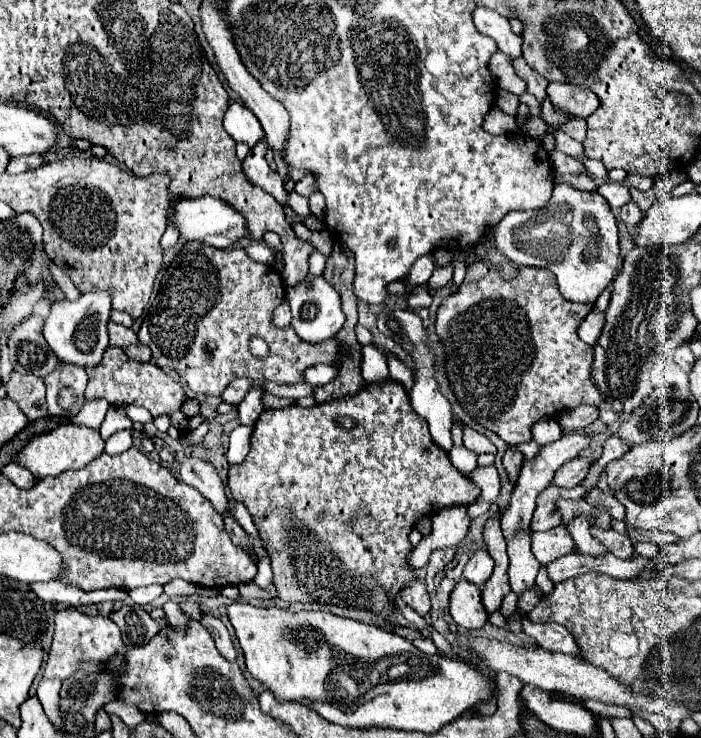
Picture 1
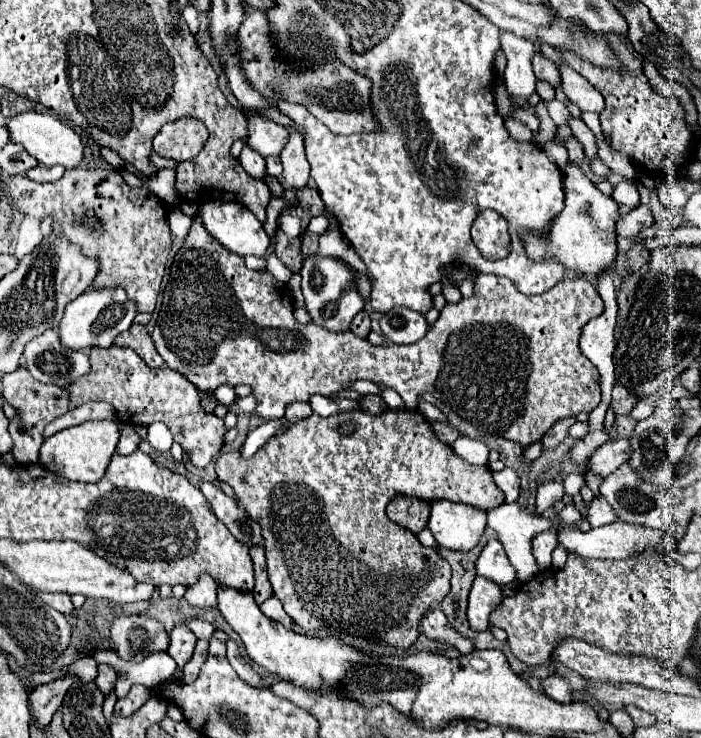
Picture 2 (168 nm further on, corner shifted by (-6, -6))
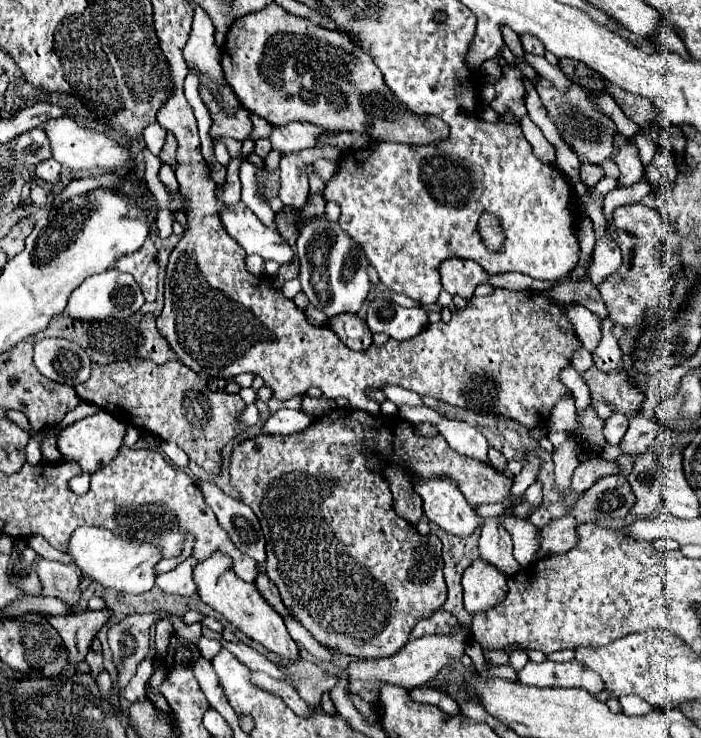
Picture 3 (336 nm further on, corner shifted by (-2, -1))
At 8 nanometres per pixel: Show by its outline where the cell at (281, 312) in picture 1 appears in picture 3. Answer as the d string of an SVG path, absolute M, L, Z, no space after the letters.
M310 305L308 309L304 309L304 313L306 313L308 323L312 323L312 325L326 325L328 323L328 317L320 309L316 309L314 305Z

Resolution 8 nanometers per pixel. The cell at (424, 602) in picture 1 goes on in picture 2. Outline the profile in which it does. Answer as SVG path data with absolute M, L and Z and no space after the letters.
M434 608L434 610L428 610L424 616L422 616L422 622L420 622L420 630L430 638L430 640L440 640L440 642L448 642L450 646L458 648L460 654L468 654L474 650L472 642L466 640L464 636L460 636L446 620L444 612L440 608Z

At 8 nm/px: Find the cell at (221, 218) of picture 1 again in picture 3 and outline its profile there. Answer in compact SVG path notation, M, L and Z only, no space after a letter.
M240 201L220 211L222 225L230 237L248 253L256 253L266 261L272 259L280 265L294 259L294 249L280 237L278 231L260 223L260 219Z

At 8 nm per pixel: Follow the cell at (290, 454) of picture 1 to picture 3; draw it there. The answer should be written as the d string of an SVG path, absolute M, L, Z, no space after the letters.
M334 409L334 411L330 411L330 413L326 413L326 415L322 415L322 417L318 417L308 429L304 429L302 433L294 433L294 435L256 435L254 439L248 439L248 441L244 441L244 443L240 443L240 445L236 445L234 447L234 451L232 451L232 465L230 465L230 475L232 475L232 485L240 491L240 499L242 499L242 503L246 503L254 513L256 513L256 517L260 519L260 525L262 525L262 531L264 531L264 537L266 537L266 553L268 553L268 557L266 557L266 575L274 581L274 585L278 587L278 591L280 591L280 595L282 595L282 601L284 601L284 605L290 609L290 613L312 633L312 637L320 643L320 645L324 645L324 647L328 647L328 649L334 649L334 651L340 651L340 653L344 653L344 655L352 655L352 657L362 657L362 659L380 659L380 657L390 657L390 655L394 655L394 653L398 653L406 643L408 643L408 635L410 635L410 631L414 629L414 625L418 623L418 621L422 621L422 619L426 619L426 617L430 617L434 611L438 611L442 605L444 605L444 601L446 601L446 583L444 583L444 575L442 575L442 567L444 567L444 563L442 563L442 543L440 543L440 539L434 535L434 533L430 533L428 537L426 535L420 535L418 531L416 531L416 527L414 525L410 525L405 519L398 517L398 513L394 511L394 507L392 507L392 493L390 493L390 487L388 487L388 481L384 479L384 475L382 473L372 473L368 467L366 467L366 451L376 451L378 455L382 455L382 457L388 457L392 463L400 463L402 467L406 467L406 471L410 471L412 475L416 475L416 477L452 477L456 483L458 483L458 487L460 487L460 491L462 491L462 495L466 497L466 501L470 503L470 505L482 505L482 503L504 503L506 505L506 509L508 509L508 513L512 515L512 507L514 505L518 505L518 499L516 501L508 501L510 499L510 489L512 489L512 479L508 479L504 473L500 473L500 471L496 471L494 467L488 467L488 465L484 465L484 463L480 463L480 461L474 461L474 459L470 459L470 457L464 457L464 455L460 455L460 453L456 453L454 449L450 449L450 445L446 443L446 439L444 437L434 437L434 439L424 439L424 437L418 437L418 435L414 435L414 429L412 429L412 425L408 423L408 421L404 421L404 419L400 419L400 417L384 417L384 415L378 415L378 417L372 417L372 415L368 415L368 413L364 413L364 411L356 411L356 409Z

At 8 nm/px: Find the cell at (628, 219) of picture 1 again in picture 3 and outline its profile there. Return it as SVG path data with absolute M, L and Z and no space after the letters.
M642 203L618 207L614 211L612 223L616 229L616 241L622 251L622 263L612 275L608 275L598 285L598 291L606 305L608 317L616 325L630 329L644 323L646 313L650 309L662 309L672 301L672 293L676 285L672 277L676 271L662 267L662 257L666 251L678 253L682 247L682 237L678 235L676 225L666 221L658 213L658 209L650 209Z

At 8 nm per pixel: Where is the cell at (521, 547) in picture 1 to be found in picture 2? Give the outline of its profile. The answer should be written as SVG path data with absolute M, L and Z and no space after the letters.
M554 480L554 482L548 482L548 484L542 484L538 488L538 494L536 494L536 516L540 518L542 512L546 508L550 508L554 502L558 502L560 498L564 496L564 486L562 486L562 480Z

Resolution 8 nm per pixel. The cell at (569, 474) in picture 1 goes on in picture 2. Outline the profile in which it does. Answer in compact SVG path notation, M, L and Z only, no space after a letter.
M620 438L620 440L608 440L606 444L598 446L594 450L594 454L590 456L588 462L588 474L606 478L608 474L612 474L620 464L624 464L630 458L630 444L628 438Z

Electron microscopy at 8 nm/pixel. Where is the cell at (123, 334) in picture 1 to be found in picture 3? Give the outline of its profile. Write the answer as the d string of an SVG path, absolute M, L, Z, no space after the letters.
M140 311L130 317L124 317L122 321L118 321L116 317L110 317L110 321L90 321L90 325L86 325L84 321L70 321L70 317L66 317L66 313L60 313L58 317L54 317L54 321L50 321L50 325L42 333L32 335L34 341L40 341L44 337L70 339L70 341L78 343L82 349L86 349L86 353L90 355L90 359L94 363L102 363L102 365L108 365L108 363L114 363L120 359L126 361L128 357L164 363L172 353L168 341L158 333L154 315L152 313L144 315Z

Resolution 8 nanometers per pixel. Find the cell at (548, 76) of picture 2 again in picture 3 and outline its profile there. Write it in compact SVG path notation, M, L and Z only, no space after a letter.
M526 33L526 37L520 37L520 41L522 41L524 51L534 53L534 55L544 55L544 45L542 45L542 41L538 41L538 37Z

